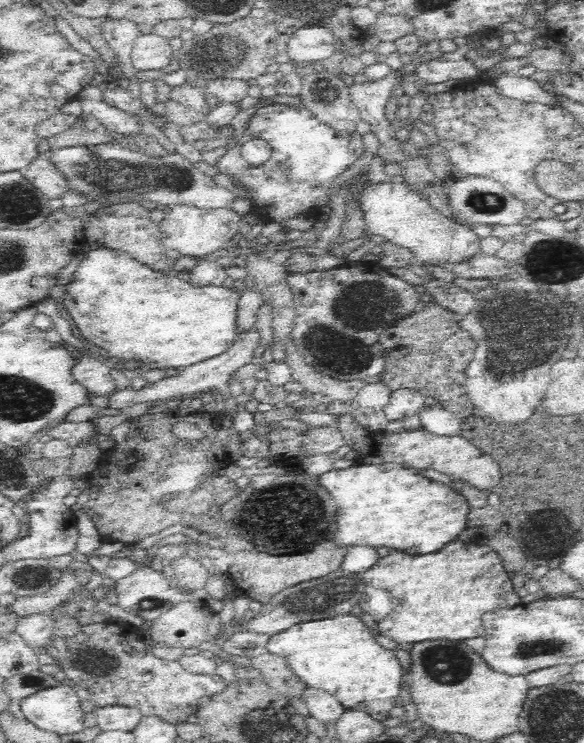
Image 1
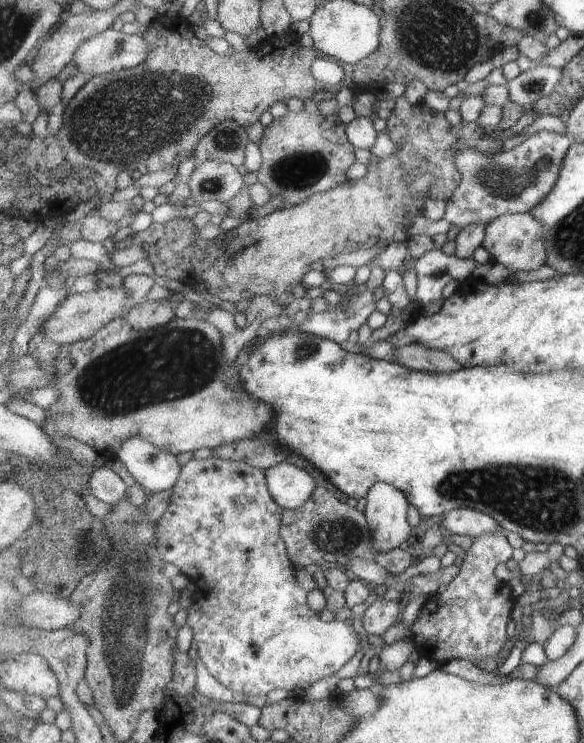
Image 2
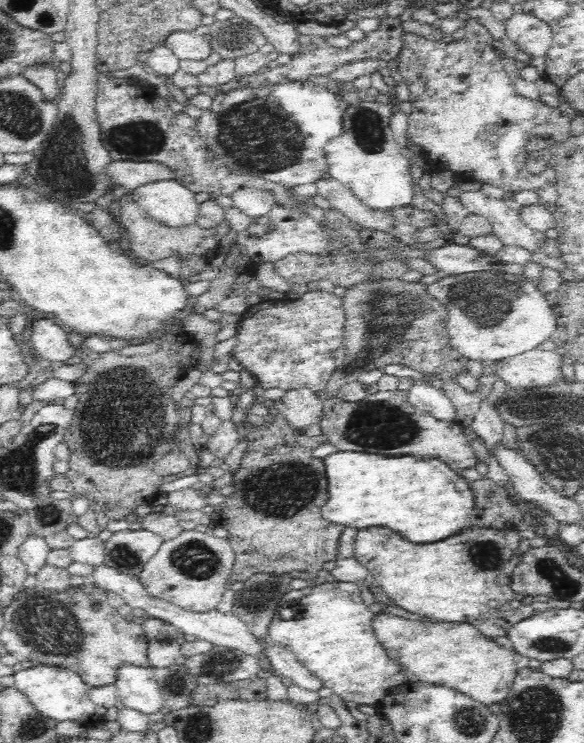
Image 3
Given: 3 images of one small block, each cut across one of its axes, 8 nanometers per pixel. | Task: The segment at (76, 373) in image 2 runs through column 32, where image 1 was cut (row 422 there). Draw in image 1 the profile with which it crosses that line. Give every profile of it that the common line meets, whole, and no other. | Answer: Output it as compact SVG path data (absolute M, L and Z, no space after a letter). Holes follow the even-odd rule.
M350 412L338 415L337 422L346 445L356 451L355 463L359 465L393 463L416 472L432 469L471 484L478 491L491 491L500 480L498 464L461 435L435 436L421 429L387 435L385 431L372 431L357 413Z

